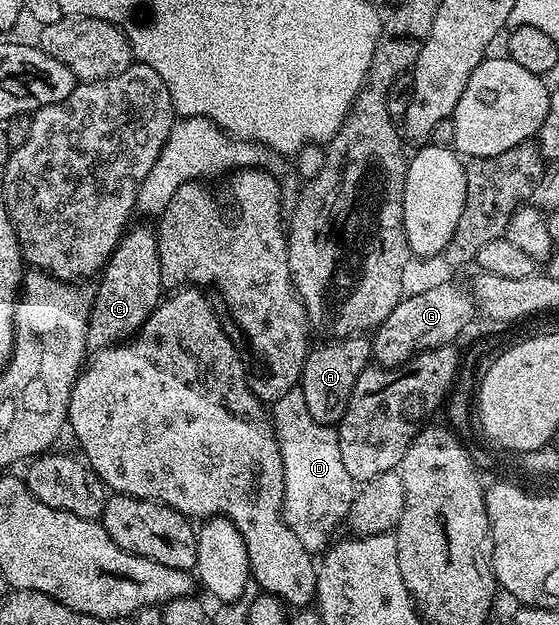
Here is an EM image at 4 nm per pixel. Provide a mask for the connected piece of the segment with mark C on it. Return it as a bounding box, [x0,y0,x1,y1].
[87,227,165,349]

